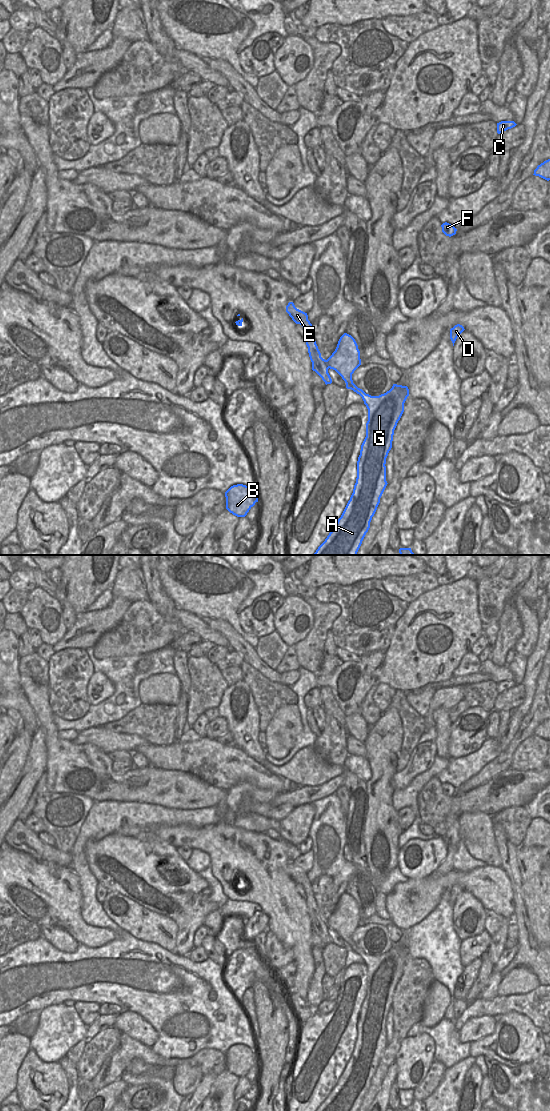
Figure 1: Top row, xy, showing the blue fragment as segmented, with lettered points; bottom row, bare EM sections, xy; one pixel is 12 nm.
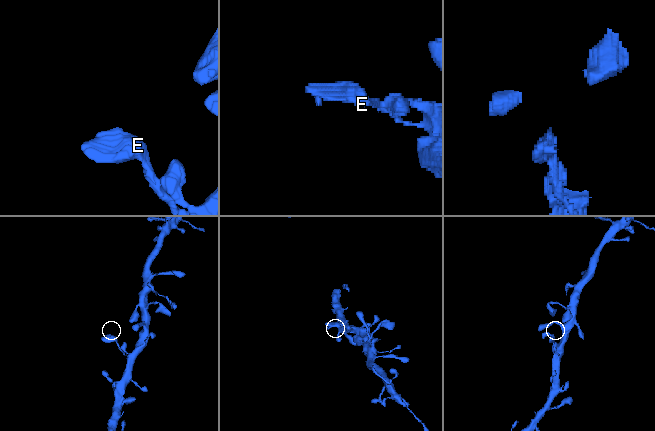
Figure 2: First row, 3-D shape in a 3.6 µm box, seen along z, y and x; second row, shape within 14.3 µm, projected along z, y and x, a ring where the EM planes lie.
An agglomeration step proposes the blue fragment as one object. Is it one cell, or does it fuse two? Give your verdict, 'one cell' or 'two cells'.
one cell

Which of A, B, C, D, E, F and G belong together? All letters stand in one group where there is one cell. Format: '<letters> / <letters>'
A B C D E F G

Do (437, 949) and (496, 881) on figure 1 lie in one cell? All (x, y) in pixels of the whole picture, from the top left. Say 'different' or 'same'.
different

